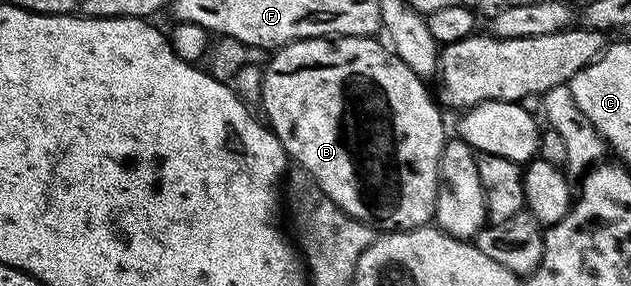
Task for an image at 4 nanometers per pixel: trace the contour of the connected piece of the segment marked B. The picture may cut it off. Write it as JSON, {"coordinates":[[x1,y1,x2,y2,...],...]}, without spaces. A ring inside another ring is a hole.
{"coordinates":[[337,36,318,40,295,40,271,53,272,61,262,72,262,109,268,115,267,123,275,132,284,151,299,167,305,168,315,178,318,186,337,204,346,215,356,220,373,222,377,220,388,230,422,228,431,225,436,219,436,199,440,185,440,159,446,143,444,120,440,117,442,108,428,93,428,84,418,74,402,62,402,58,387,43,379,44,379,39,370,36]]}

